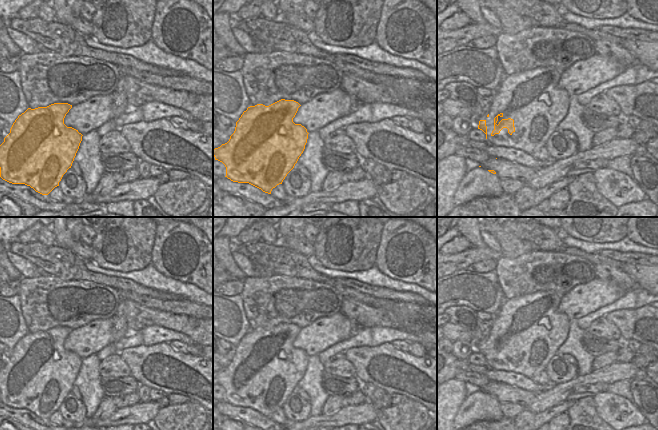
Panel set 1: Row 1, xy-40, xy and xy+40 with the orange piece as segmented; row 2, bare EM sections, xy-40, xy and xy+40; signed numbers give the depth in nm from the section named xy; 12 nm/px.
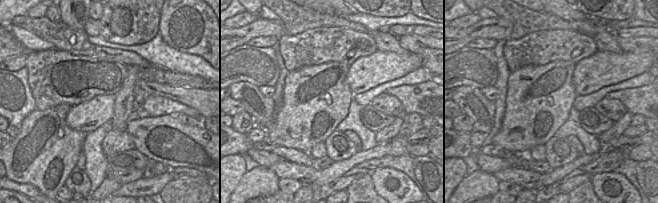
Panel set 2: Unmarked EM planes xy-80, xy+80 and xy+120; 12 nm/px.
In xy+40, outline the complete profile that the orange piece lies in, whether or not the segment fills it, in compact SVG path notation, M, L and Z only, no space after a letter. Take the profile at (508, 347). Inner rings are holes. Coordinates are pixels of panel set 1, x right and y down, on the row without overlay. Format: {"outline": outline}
{"outline": "M538 291L532 294L507 299L497 315L492 318L490 335L485 344L480 344L478 353L486 358L489 370L514 372L531 378L535 372L544 371L548 361L566 341L571 320L554 307L553 291ZM546 323L550 333L545 336L537 327Z"}

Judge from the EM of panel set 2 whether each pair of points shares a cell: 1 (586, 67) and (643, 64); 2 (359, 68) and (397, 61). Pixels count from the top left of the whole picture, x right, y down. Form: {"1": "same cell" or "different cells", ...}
{"1": "same cell", "2": "same cell"}

